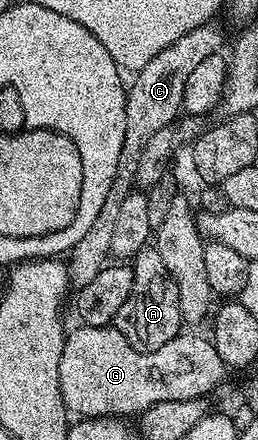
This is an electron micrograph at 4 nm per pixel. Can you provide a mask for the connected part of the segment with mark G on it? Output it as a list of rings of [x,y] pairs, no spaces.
[[[78,325],[65,336],[61,362],[59,363],[59,389],[62,391],[64,406],[75,416],[107,417],[126,415],[139,416],[154,403],[176,402],[182,399],[192,399],[209,396],[222,381],[227,366],[224,366],[211,338],[205,334],[194,335],[192,331],[182,331],[169,343],[164,343],[156,351],[141,353],[130,343],[114,325],[90,327]]]

